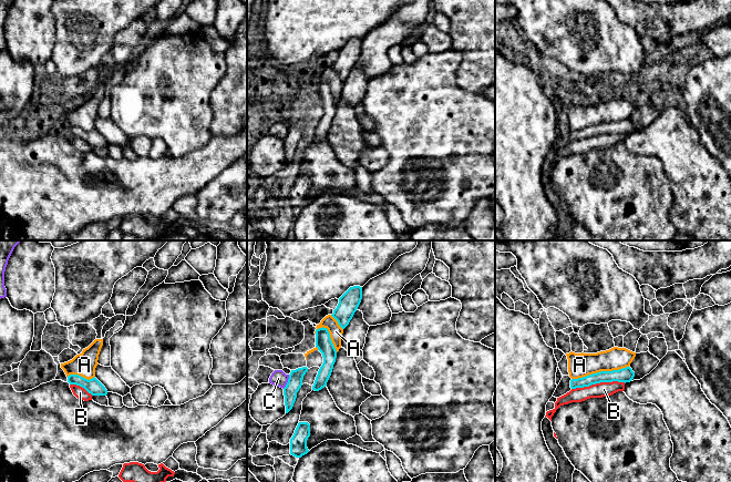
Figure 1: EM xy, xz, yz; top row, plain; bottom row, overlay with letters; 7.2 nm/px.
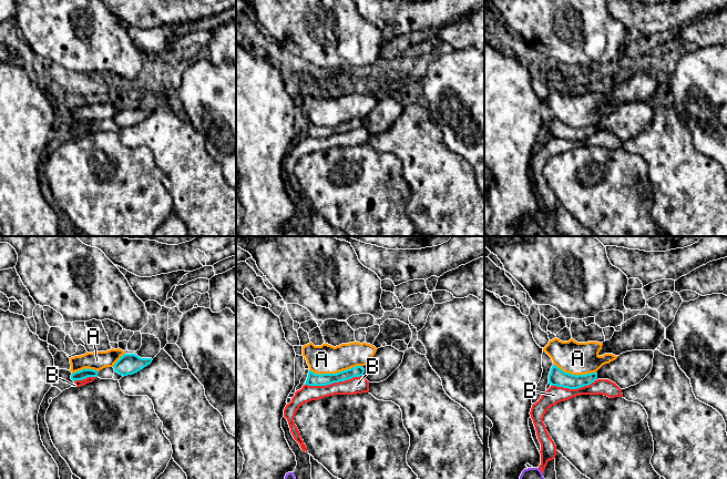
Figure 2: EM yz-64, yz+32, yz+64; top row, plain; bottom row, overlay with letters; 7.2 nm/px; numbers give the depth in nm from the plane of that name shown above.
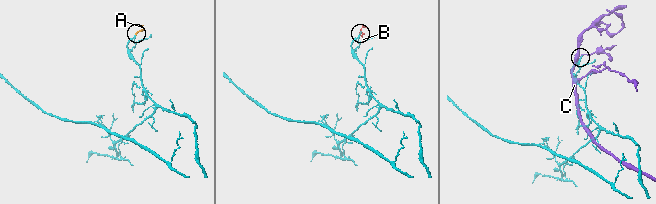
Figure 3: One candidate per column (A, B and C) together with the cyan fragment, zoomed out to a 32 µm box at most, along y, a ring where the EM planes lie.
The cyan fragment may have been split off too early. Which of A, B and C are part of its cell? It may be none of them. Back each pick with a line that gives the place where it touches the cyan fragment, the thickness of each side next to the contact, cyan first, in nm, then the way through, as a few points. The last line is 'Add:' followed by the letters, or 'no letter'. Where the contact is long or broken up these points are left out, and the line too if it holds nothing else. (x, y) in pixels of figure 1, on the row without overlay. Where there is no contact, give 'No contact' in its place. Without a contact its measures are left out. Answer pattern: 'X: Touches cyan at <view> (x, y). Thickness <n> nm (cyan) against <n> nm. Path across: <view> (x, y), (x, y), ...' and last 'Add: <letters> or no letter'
A: Touches cyan at yz (600, 123). Thickness 110 nm (cyan) against 180 nm
Add: A

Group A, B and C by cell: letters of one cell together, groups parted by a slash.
A / B / C

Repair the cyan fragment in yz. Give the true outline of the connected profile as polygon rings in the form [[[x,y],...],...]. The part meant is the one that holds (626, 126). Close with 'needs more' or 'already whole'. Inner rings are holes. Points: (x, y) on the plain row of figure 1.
[[[614,99],[597,105],[566,105],[570,140],[584,140],[600,134],[630,134],[635,124],[629,119],[636,109],[626,100]]]; needs more

